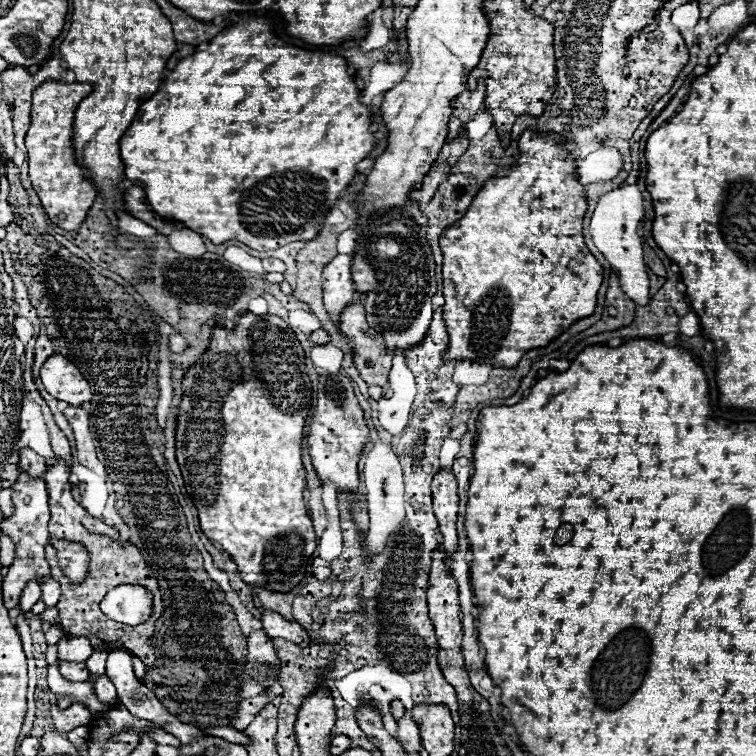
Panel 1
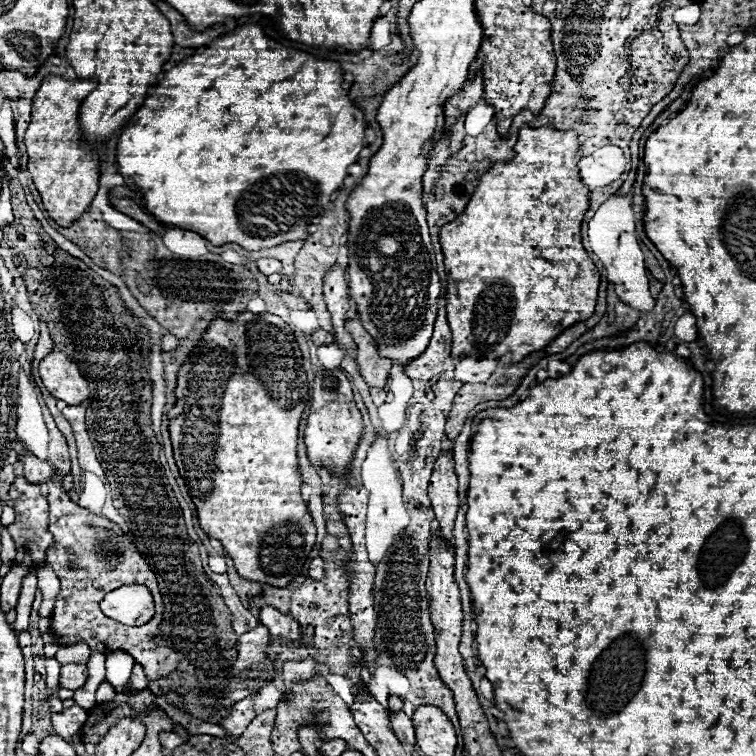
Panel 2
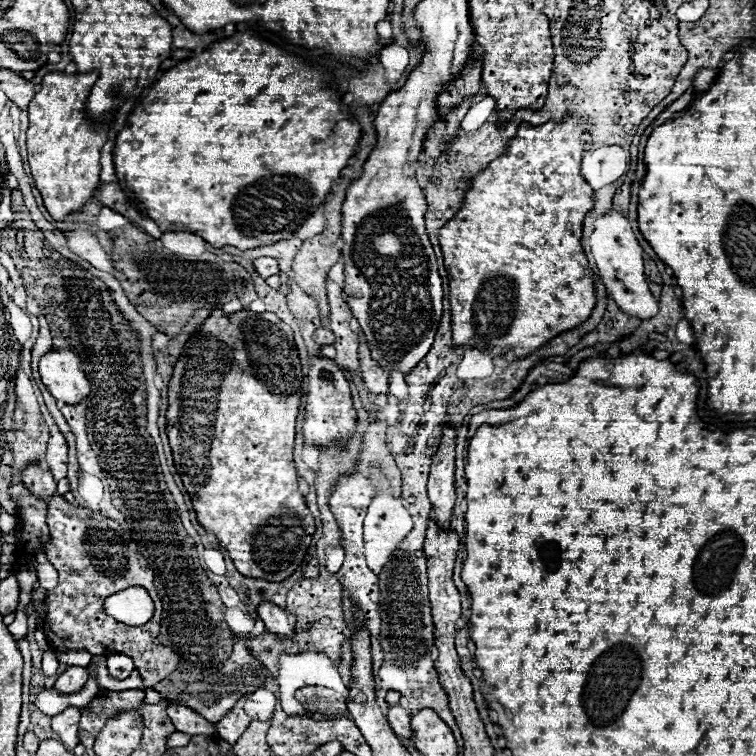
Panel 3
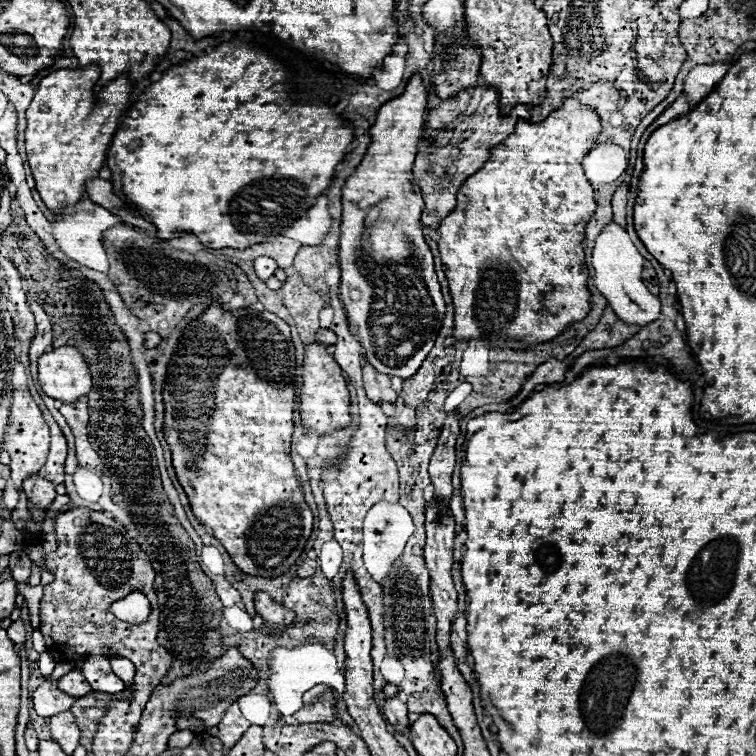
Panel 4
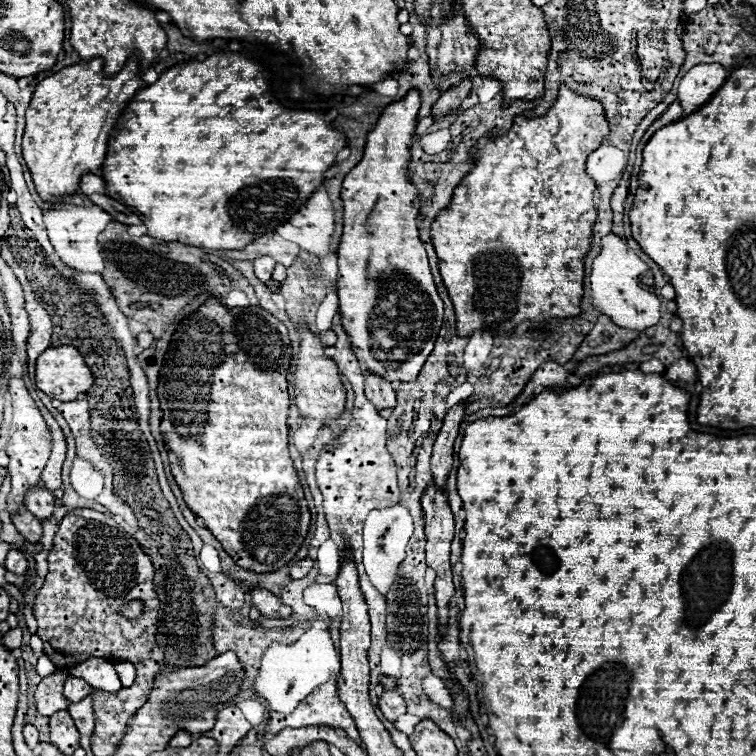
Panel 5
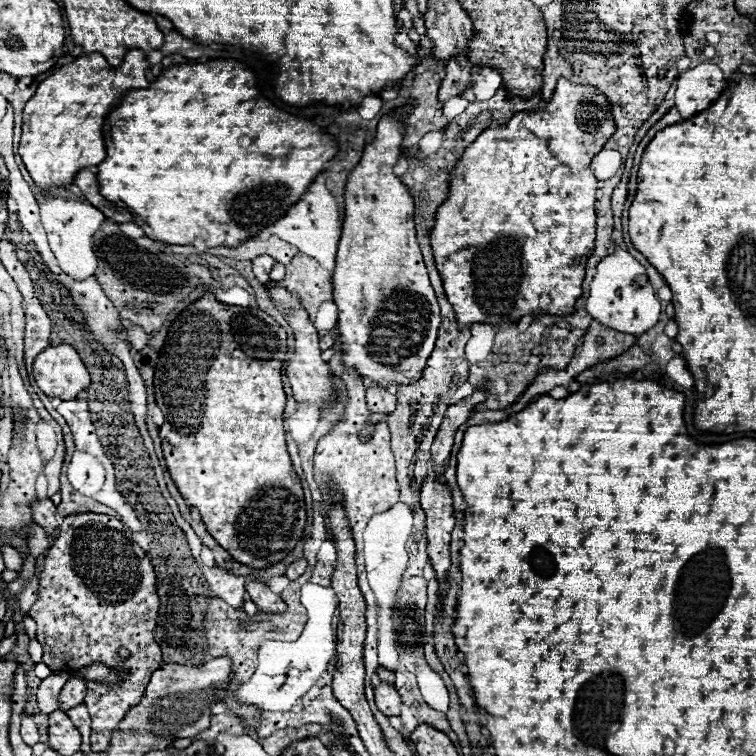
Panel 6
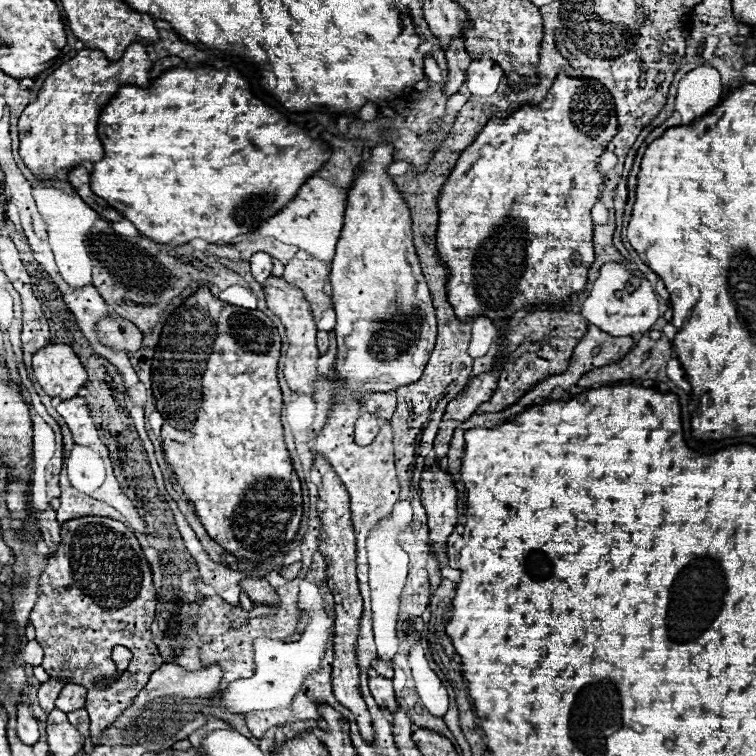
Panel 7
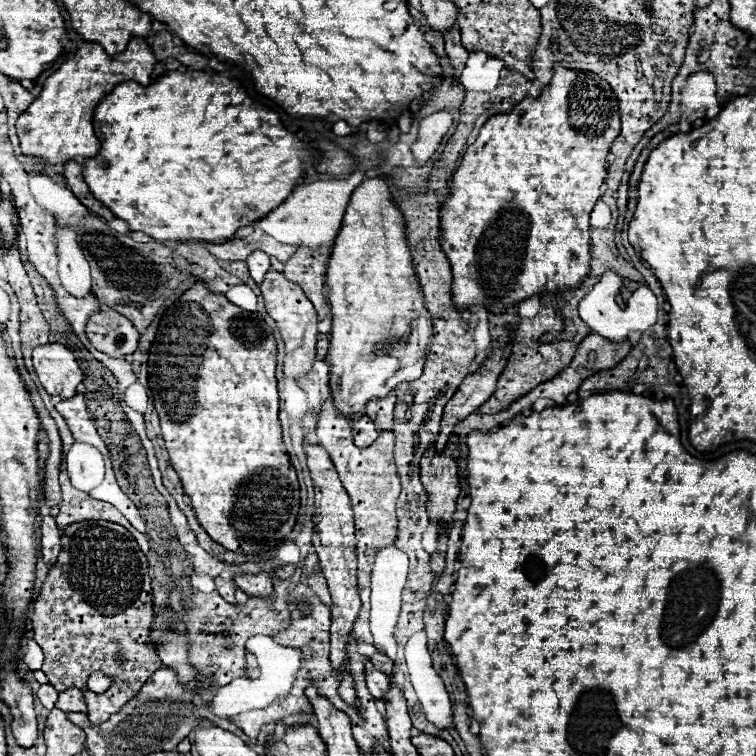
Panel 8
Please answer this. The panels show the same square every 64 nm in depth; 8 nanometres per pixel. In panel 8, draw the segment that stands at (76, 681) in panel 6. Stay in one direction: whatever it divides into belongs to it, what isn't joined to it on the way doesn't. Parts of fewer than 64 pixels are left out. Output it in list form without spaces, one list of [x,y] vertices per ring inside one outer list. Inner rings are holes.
[[[68,688],[60,692],[56,708],[60,708],[62,712],[88,712],[84,702],[84,692],[80,688]]]

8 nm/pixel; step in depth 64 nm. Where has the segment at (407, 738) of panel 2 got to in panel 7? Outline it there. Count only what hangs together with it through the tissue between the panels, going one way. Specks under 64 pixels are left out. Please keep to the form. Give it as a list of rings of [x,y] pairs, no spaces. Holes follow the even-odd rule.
[[[374,674],[370,678],[368,686],[370,686],[370,692],[372,692],[372,696],[374,696],[374,700],[380,708],[386,708],[388,712],[396,712],[398,704],[396,704],[396,694],[394,694],[394,688],[392,688],[392,680]]]

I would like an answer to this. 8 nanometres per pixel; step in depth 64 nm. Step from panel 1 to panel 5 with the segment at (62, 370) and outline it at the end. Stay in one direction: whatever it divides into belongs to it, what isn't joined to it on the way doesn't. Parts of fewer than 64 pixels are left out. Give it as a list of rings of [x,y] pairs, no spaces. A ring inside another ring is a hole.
[[[72,346],[48,348],[36,360],[36,386],[38,386],[38,390],[42,390],[44,394],[48,394],[54,400],[72,402],[80,394],[86,394],[90,390],[92,382],[94,382],[94,378],[92,378],[90,368],[86,366],[82,354],[76,348],[72,348]]]

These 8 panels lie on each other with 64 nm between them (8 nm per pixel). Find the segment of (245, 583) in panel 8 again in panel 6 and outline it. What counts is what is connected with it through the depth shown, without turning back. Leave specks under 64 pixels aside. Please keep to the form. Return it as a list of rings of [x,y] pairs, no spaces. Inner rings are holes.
[[[248,582],[246,590],[252,598],[252,602],[264,610],[264,612],[286,612],[286,604],[282,602],[282,598],[278,594],[274,594],[266,584],[262,582]]]

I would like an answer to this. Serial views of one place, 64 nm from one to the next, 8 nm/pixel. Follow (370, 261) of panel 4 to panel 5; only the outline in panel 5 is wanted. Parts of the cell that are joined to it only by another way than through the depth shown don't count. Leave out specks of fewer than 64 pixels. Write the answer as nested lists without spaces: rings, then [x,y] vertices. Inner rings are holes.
[[[416,88],[408,90],[402,100],[388,104],[382,110],[374,130],[368,134],[362,160],[350,170],[342,184],[344,234],[338,246],[338,298],[342,326],[348,332],[350,342],[358,350],[358,358],[364,360],[366,368],[390,382],[416,380],[420,368],[434,348],[444,316],[444,302],[438,296],[428,264],[428,254],[418,236],[416,218],[420,212],[420,198],[416,186],[408,180],[410,148],[414,142],[418,110],[420,92]]]

